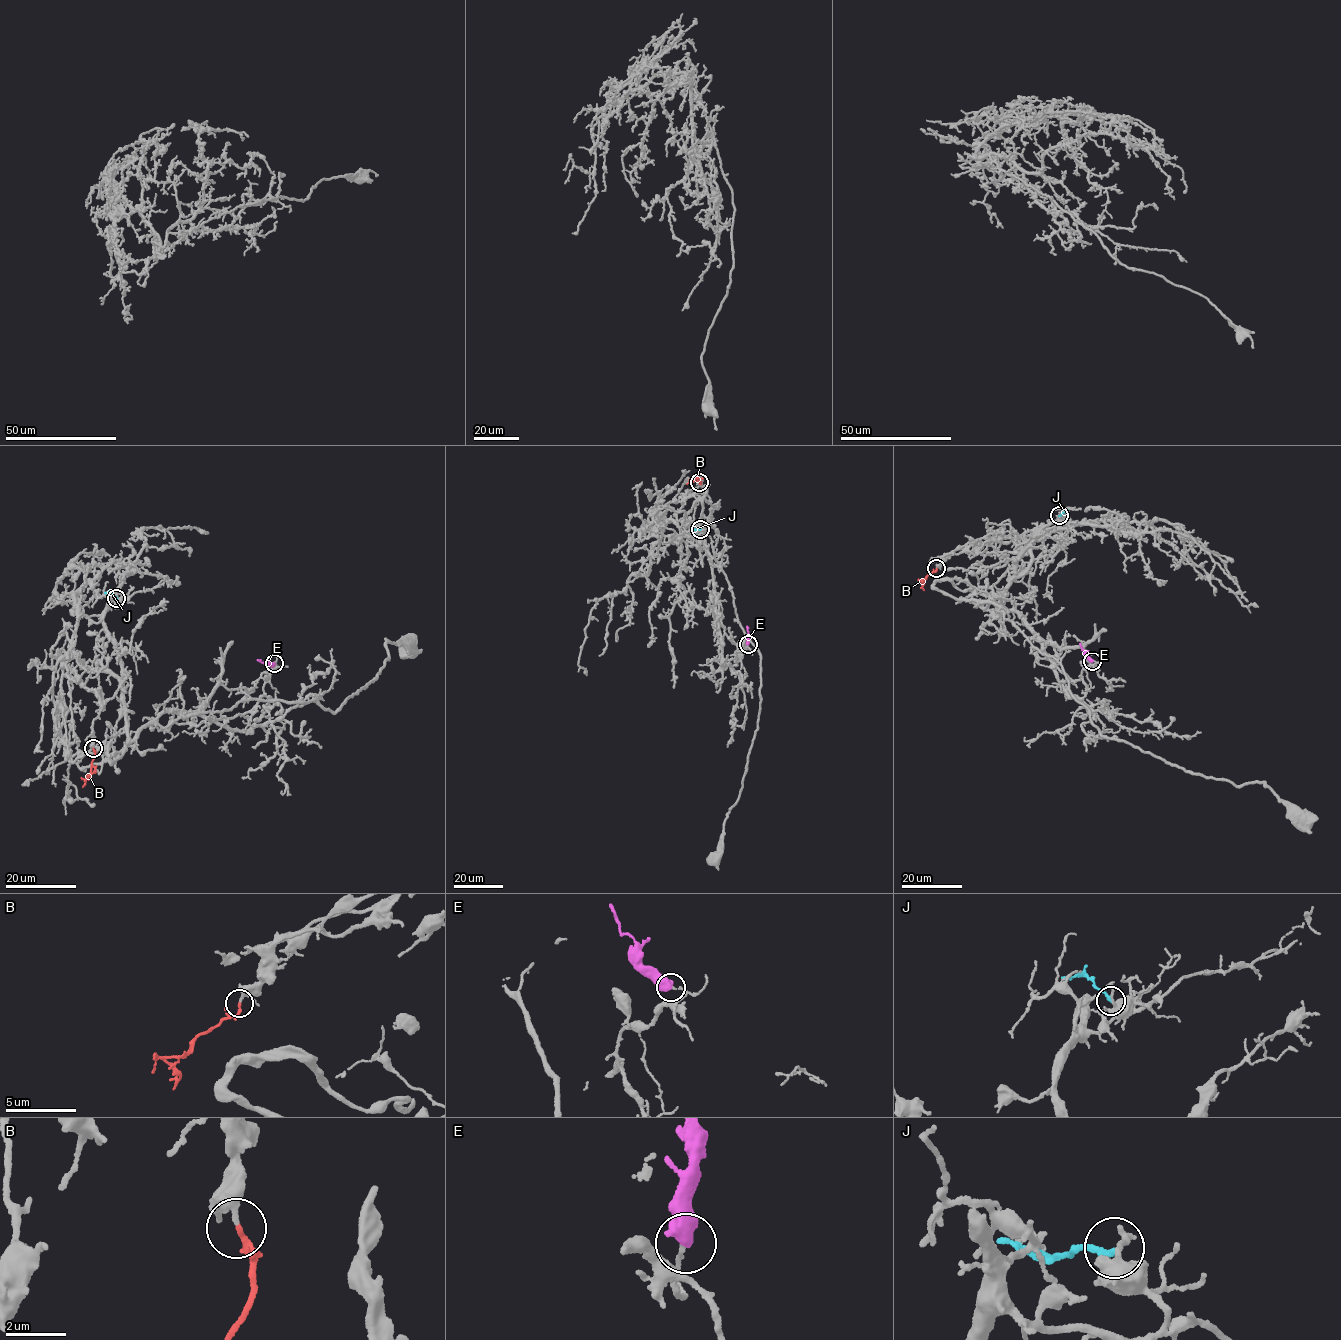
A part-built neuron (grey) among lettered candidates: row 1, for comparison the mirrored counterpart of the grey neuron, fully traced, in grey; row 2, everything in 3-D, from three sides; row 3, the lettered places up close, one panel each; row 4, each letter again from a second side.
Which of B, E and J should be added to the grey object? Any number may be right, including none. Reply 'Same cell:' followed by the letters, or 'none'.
Same cell: B

